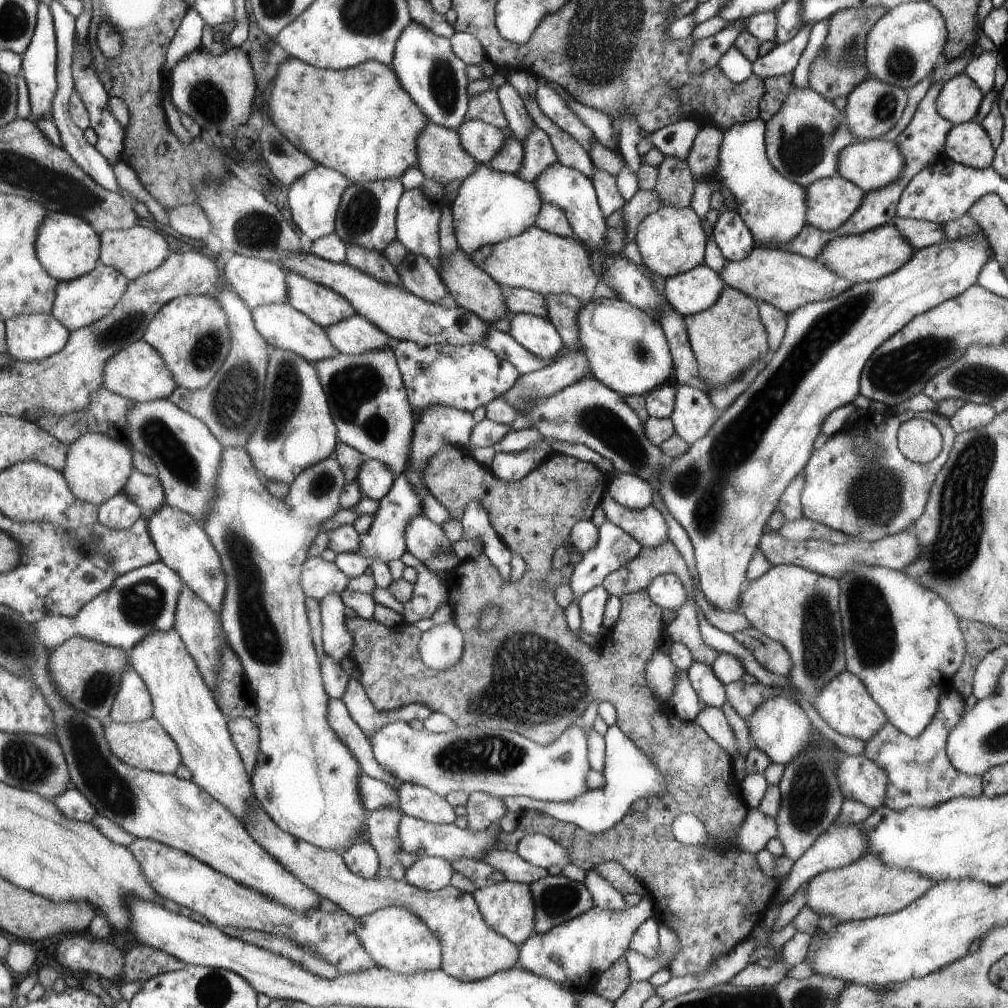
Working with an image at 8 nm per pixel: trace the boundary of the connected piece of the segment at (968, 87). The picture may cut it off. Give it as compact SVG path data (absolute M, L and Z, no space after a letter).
M962 72L944 83L936 104L940 116L956 125L974 120L983 98L979 84Z

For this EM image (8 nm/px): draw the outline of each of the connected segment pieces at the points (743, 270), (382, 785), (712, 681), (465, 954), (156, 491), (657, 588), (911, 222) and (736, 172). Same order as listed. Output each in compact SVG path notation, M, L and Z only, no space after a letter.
M755 246L744 260L728 260L719 275L723 277L727 286L740 289L755 301L771 304L787 315L805 304L834 298L853 285L851 280L838 276L827 265L820 264L816 259L758 246Z
M360 774L358 792L362 796L364 808L369 812L380 808L380 806L398 806L400 804L399 792L396 792L390 784L366 774Z
M695 661L687 672L692 688L706 707L721 708L727 700L725 685L716 678L712 666Z
M258 801L254 806L250 806L248 818L243 824L269 853L272 853L272 856L275 856L276 860L288 869L288 872L292 872L298 880L304 881L308 888L312 888L322 898L332 900L334 904L351 913L352 916L360 917L384 907L399 905L422 917L442 942L441 969L447 972L448 976L456 977L456 980L472 982L487 979L496 972L510 970L519 964L519 946L487 924L473 894L462 892L450 885L437 891L414 888L406 882L406 878L402 880L374 877L365 879L356 876L347 867L339 850L318 848L308 841L292 836L291 833L284 832L261 808Z
M132 471L124 492L147 514L154 514L166 503L164 485L157 476Z
M664 573L656 576L646 592L660 608L679 609L688 601L688 594L676 573Z
M895 216L894 226L900 229L912 248L921 248L936 244L944 238L945 228L935 222Z
M760 118L728 128L723 133L718 168L714 176L694 180L690 206L700 218L708 238L713 237L712 224L706 220L711 209L710 198L714 192L722 192L722 188L728 188L734 194L735 208L756 243L769 242L770 246L788 244L806 225L806 187L794 184L776 168L772 168L765 151L764 136L765 122Z

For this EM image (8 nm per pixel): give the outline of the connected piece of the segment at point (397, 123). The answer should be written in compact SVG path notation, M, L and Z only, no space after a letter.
M289 57L280 64L276 84L272 84L272 92L262 108L267 119L276 124L296 148L307 153L317 164L336 169L354 183L404 176L408 168L419 162L419 136L429 123L427 114L412 100L393 66L374 60L347 69L330 70Z

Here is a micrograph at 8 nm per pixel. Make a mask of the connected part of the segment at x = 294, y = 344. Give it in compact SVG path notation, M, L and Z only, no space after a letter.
M268 304L251 309L254 314L255 327L267 339L272 348L282 348L302 356L304 360L318 362L318 360L332 360L340 356L339 349L331 342L327 330L316 324L311 317L306 316L299 309L292 308L289 304Z

